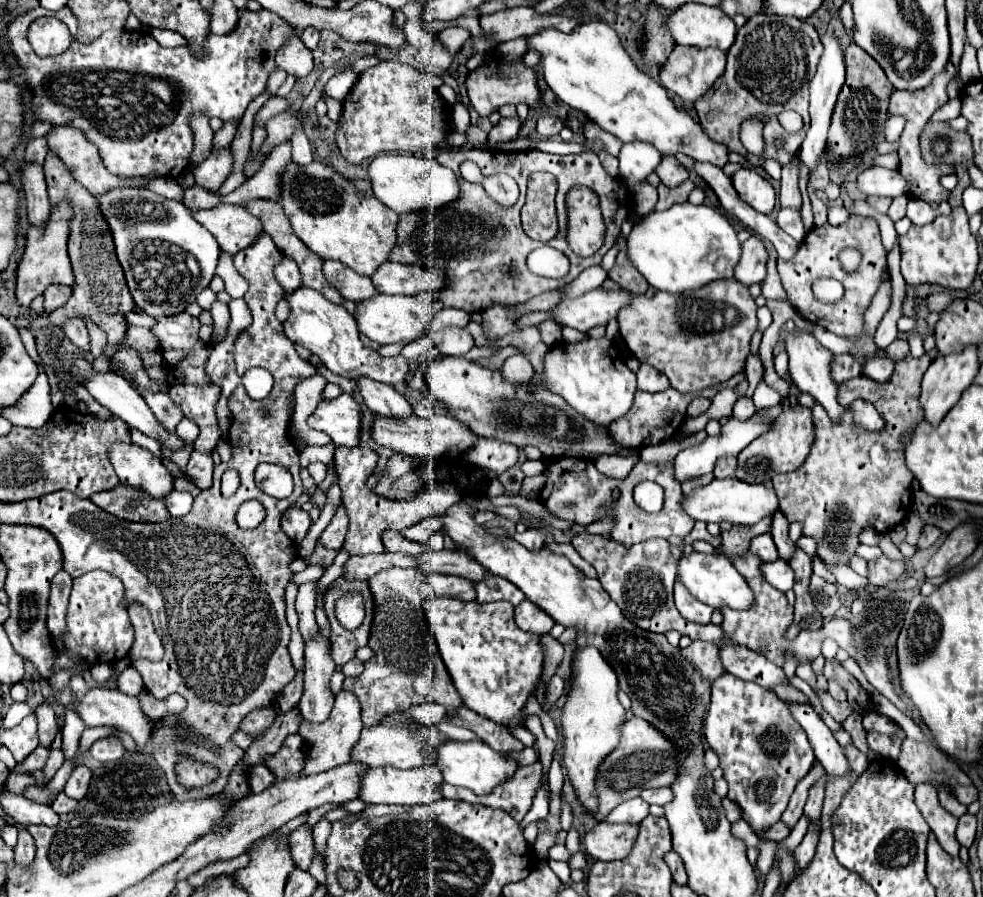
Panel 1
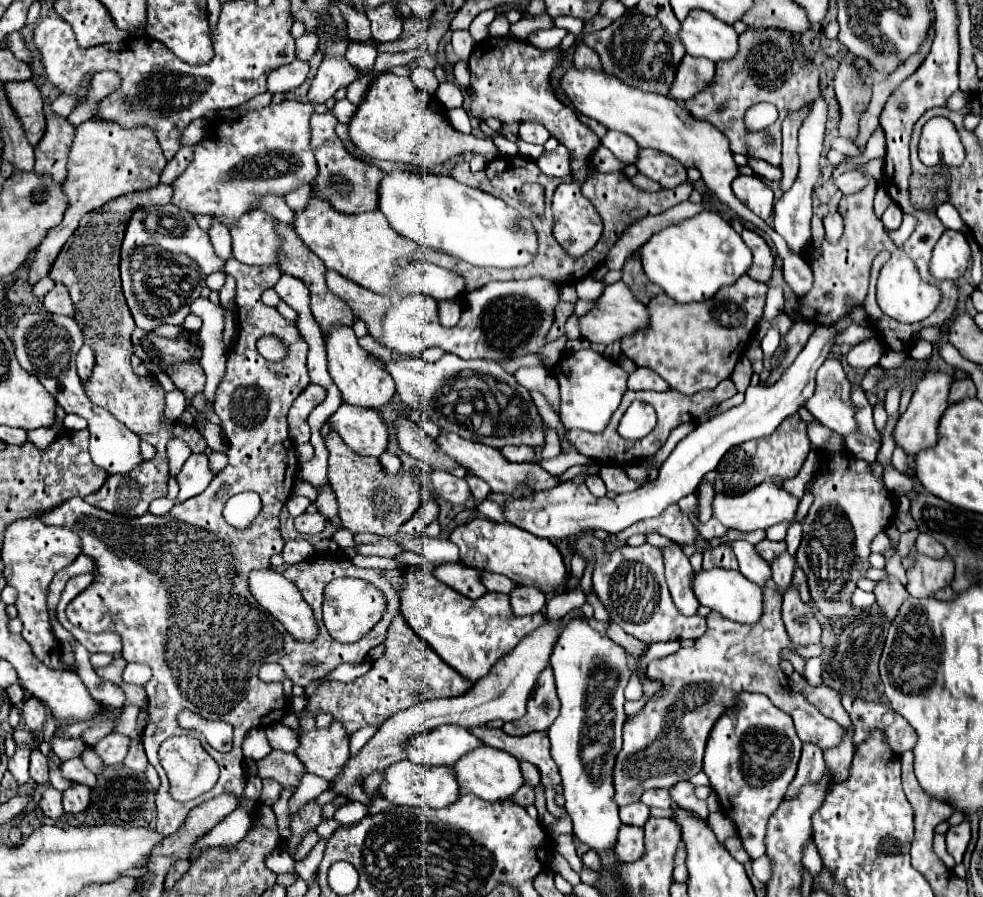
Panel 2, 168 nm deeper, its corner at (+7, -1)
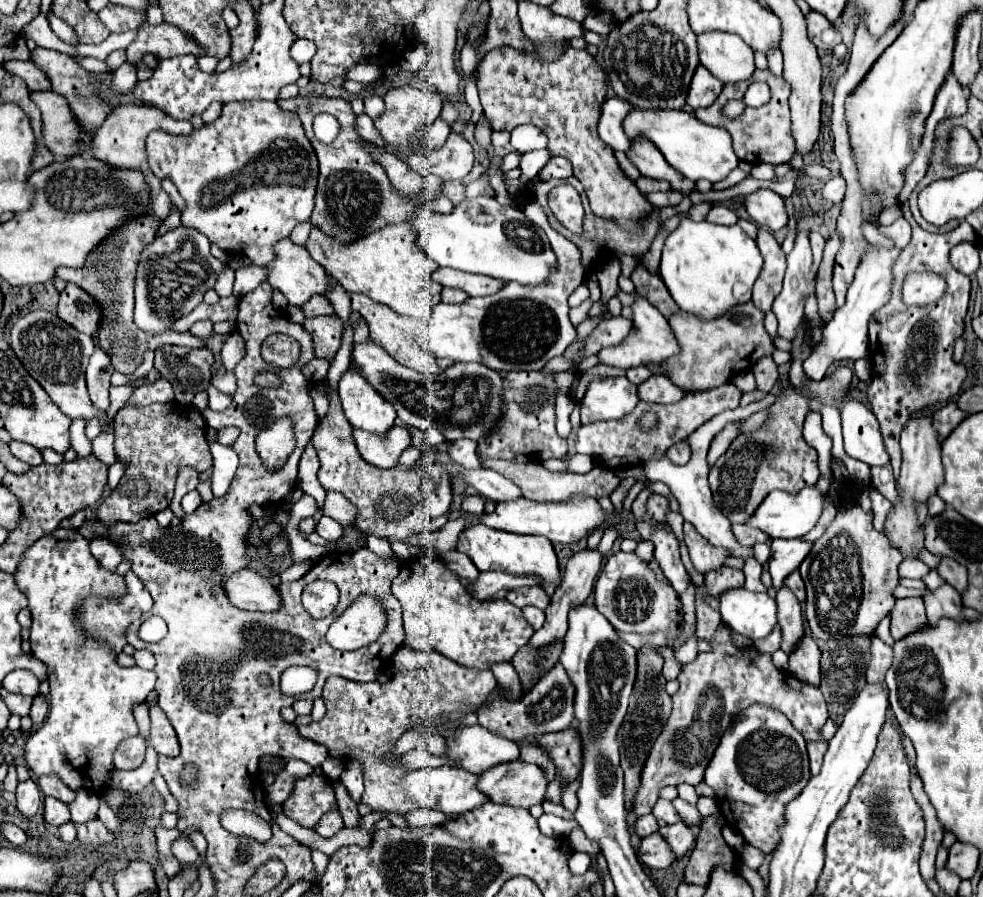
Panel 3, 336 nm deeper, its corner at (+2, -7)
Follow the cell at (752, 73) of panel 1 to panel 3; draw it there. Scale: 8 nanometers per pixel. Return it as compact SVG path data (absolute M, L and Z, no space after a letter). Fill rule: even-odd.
M755 71L753 77L749 81L743 81L743 83L737 83L737 85L725 85L721 95L717 97L717 101L711 105L711 107L705 107L705 109L697 109L695 111L695 117L707 125L717 125L717 127L725 127L731 137L733 137L733 149L735 149L735 155L741 159L741 161L747 161L747 163L769 163L769 165L779 165L779 163L789 163L791 155L795 153L795 141L793 141L793 135L791 135L791 119L789 119L789 83L781 77L775 77L771 71ZM755 81L765 81L769 83L771 87L771 101L763 107L745 107L745 111L735 117L735 119L729 119L727 115L723 115L723 107L727 101L731 99L743 99L747 87Z

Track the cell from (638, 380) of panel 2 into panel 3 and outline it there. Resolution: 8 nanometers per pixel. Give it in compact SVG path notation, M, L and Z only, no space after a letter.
M653 375L639 385L639 399L649 403L677 403L687 395L685 389L677 387L665 375Z

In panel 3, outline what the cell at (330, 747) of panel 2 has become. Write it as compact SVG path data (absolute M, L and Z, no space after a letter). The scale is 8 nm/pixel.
M335 781L333 783L335 787L335 795L337 795L337 805L339 805L339 811L343 815L343 821L345 821L345 827L349 829L355 829L359 827L359 821L361 821L361 815L359 815L359 809L357 809L357 803L349 797L347 789L341 785L341 781Z

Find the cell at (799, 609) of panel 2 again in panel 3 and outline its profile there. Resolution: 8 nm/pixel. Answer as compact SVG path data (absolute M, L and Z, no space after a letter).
M803 637L801 645L789 657L789 673L809 685L819 685L819 659L821 651L817 643L811 637Z

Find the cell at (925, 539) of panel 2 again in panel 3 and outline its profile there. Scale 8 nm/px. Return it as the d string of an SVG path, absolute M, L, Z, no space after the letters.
M941 557L941 563L939 563L937 571L959 593L963 593L967 589L967 569L961 563L957 563L957 561L949 559L949 557Z

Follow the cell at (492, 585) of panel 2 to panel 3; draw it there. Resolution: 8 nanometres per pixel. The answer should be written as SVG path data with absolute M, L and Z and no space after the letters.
M539 585L513 589L513 591L509 591L507 599L509 599L515 607L519 607L519 609L523 609L523 607L527 607L527 605L533 605L533 607L537 607L537 609L547 609L547 605L549 605L549 601L551 601L551 597L549 597L549 595L545 593L545 589L539 587Z

